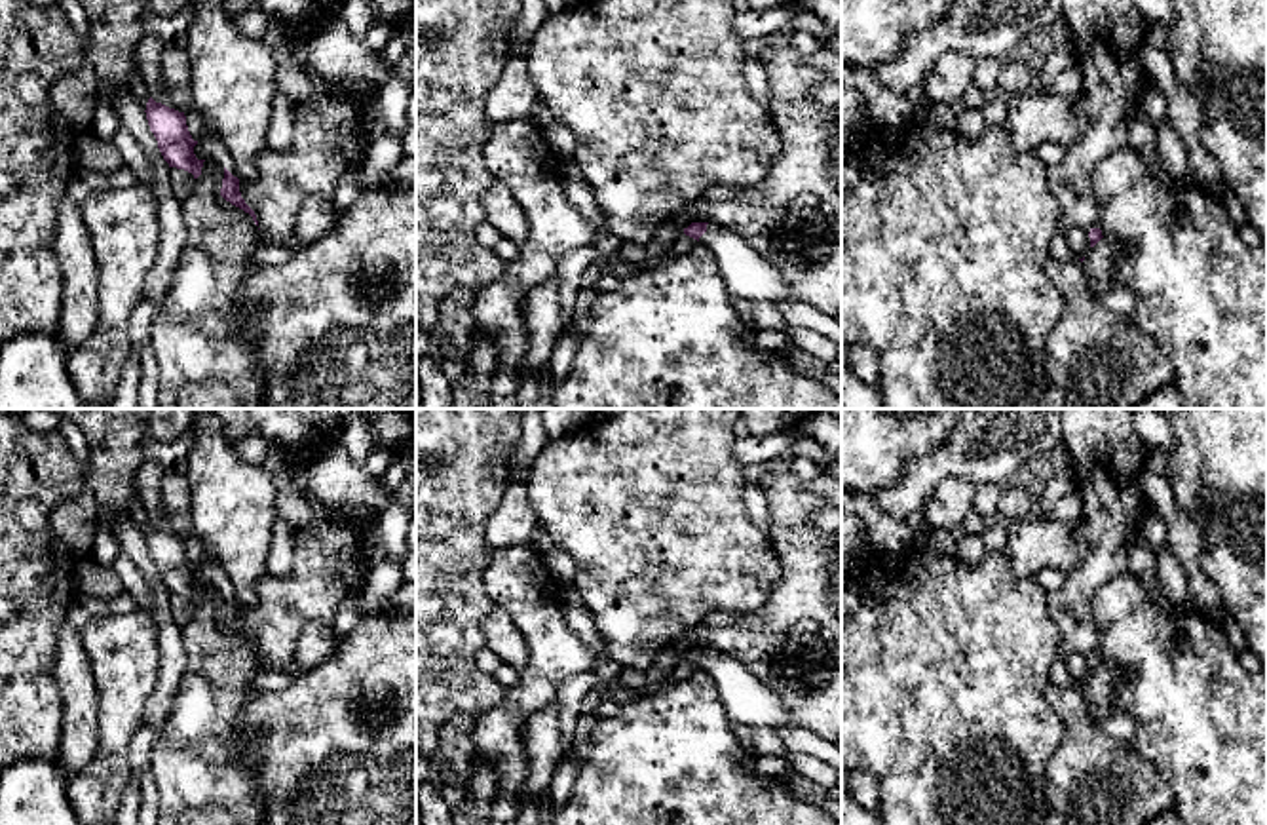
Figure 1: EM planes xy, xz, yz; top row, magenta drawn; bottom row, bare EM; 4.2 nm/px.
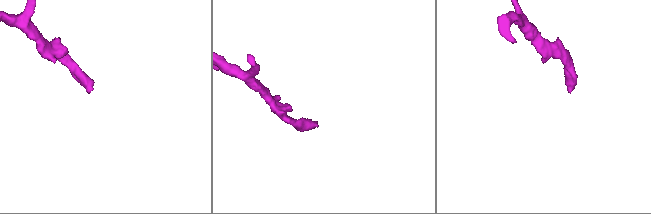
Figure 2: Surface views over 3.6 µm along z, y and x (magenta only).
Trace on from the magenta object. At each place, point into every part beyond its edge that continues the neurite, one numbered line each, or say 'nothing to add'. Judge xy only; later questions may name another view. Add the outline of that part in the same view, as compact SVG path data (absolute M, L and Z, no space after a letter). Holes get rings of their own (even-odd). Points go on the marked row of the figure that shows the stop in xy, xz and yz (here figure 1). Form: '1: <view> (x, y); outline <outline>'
nothing to add

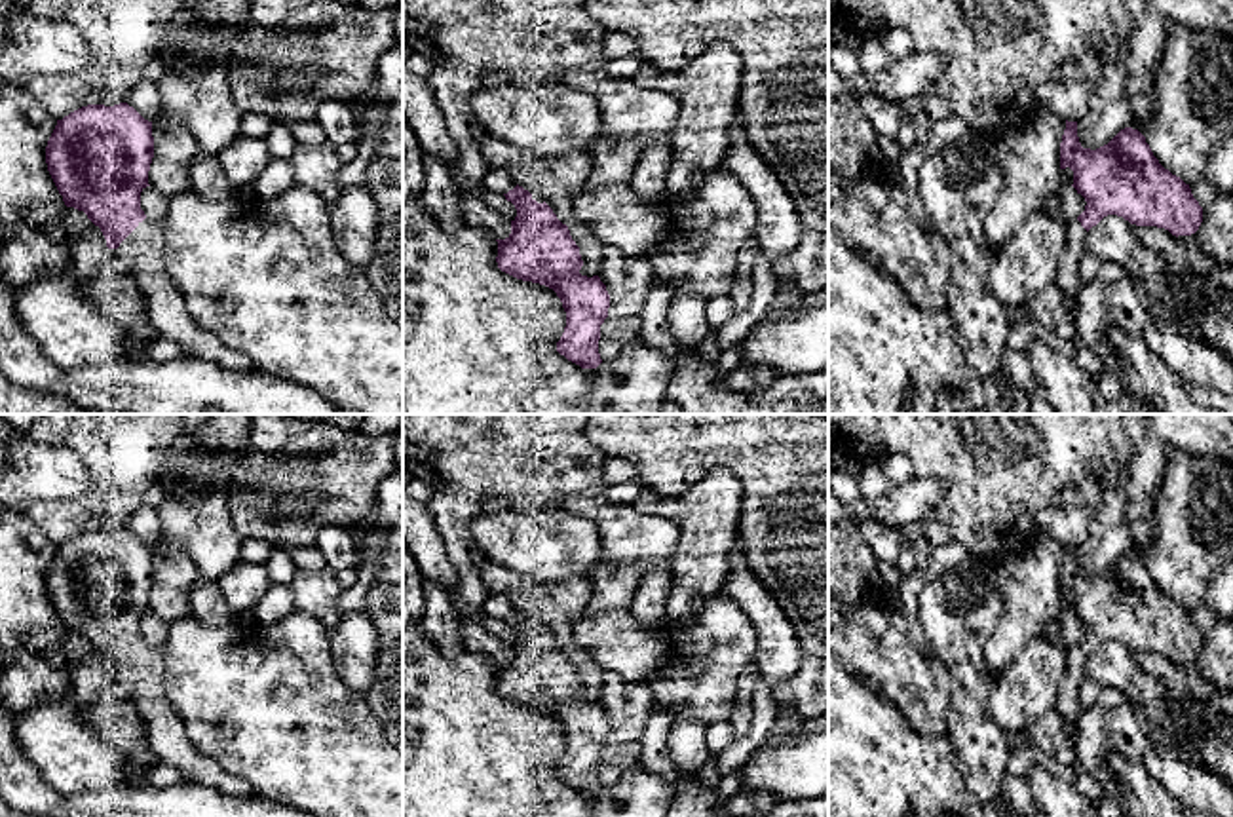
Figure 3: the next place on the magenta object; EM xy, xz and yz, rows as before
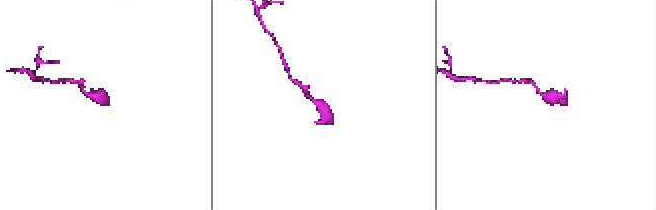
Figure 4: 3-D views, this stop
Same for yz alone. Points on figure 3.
1: yz (1068, 282); outline M1077 218L1066 220L1066 251L1058 260L1058 279L1056 287L1062 293L1062 298L1072 314L1075 315L1077 308L1077 293L1083 283L1079 277L1079 262L1087 253L1087 230L1081 226Z

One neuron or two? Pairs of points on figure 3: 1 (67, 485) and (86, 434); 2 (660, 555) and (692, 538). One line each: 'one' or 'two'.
1: two
2: two

